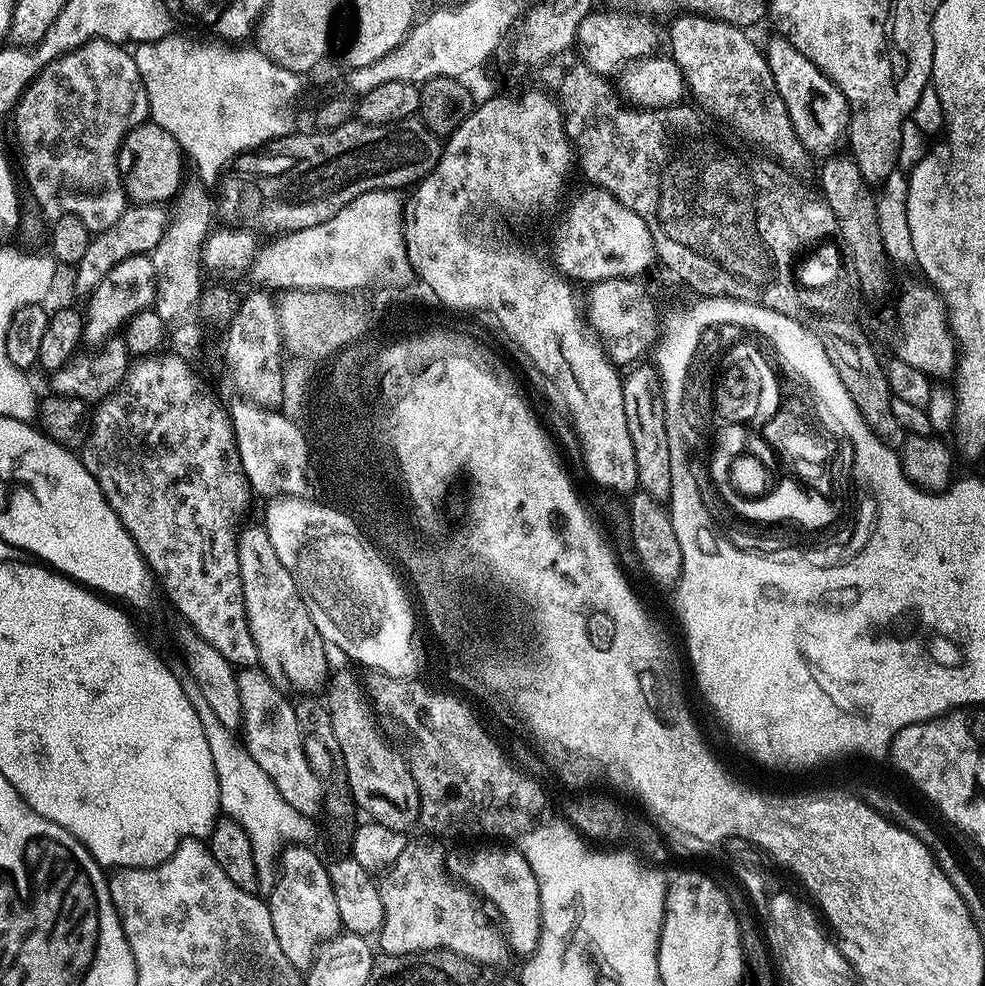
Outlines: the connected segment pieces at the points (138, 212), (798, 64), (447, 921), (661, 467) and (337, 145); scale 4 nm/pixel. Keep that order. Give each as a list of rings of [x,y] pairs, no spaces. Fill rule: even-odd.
[[[133,203],[122,214],[118,222],[105,232],[95,233],[91,237],[86,254],[83,255],[79,264],[75,265],[76,272],[76,292],[81,298],[87,297],[122,262],[131,256],[146,256],[156,249],[158,242],[168,233],[170,223],[170,212],[167,207],[159,204],[138,204]]]
[[[779,35],[768,45],[763,45],[762,51],[770,66],[770,74],[774,74],[774,86],[778,86],[778,94],[782,94],[786,110],[790,110],[794,134],[798,134],[798,142],[802,142],[805,153],[831,153],[848,131],[848,100],[828,75],[818,70],[818,66],[814,66],[814,62],[810,62],[802,50],[788,41],[787,35]]]
[[[410,842],[398,862],[394,862],[379,877],[380,901],[384,911],[384,921],[378,933],[379,951],[386,956],[415,956],[421,952],[457,952],[479,964],[489,966],[503,965],[503,960],[510,956],[510,950],[499,931],[488,925],[487,920],[476,909],[473,895],[463,887],[457,886],[446,873],[446,860],[432,844]]]
[[[637,363],[627,369],[623,377],[624,393],[622,402],[626,406],[626,426],[630,426],[630,442],[634,442],[634,463],[638,466],[636,479],[639,491],[657,498],[667,497],[672,483],[670,482],[670,446],[666,446],[666,410],[662,398],[662,382],[651,363]]]
[[[353,118],[337,129],[299,132],[273,140],[270,145],[272,157],[260,156],[264,154],[236,157],[230,171],[223,177],[222,185],[224,184],[224,204],[240,223],[237,225],[261,233],[274,232],[272,234],[297,232],[318,226],[318,222],[334,218],[342,206],[354,202],[354,198],[362,194],[383,188],[400,190],[403,184],[415,185],[436,169],[442,151],[441,137],[432,133],[420,118],[389,124],[368,124],[365,120]]]

